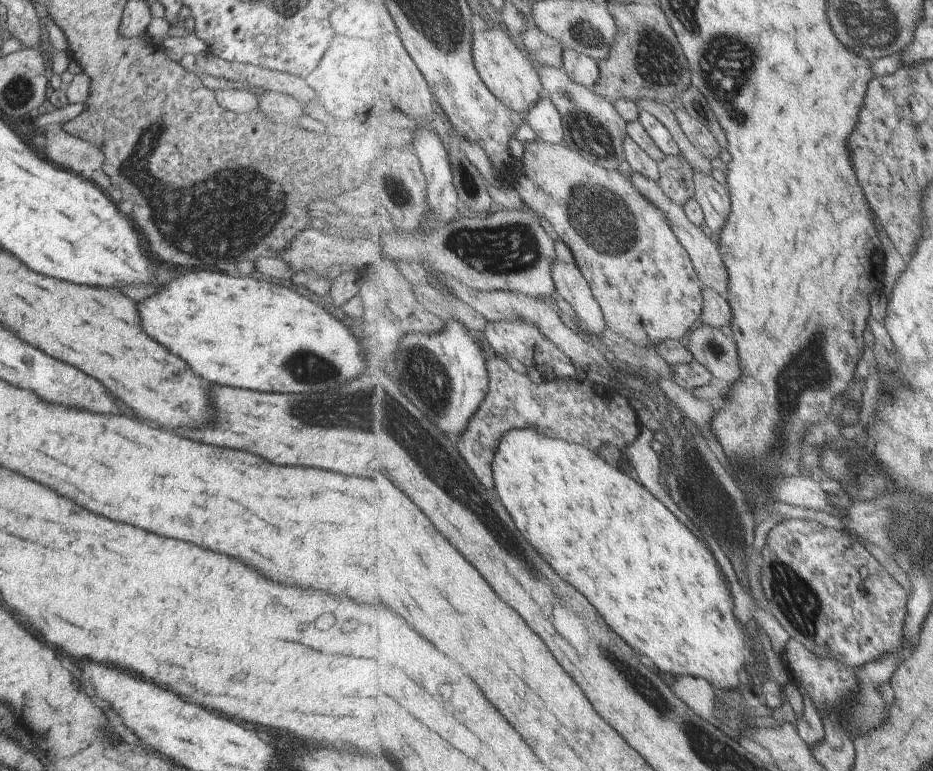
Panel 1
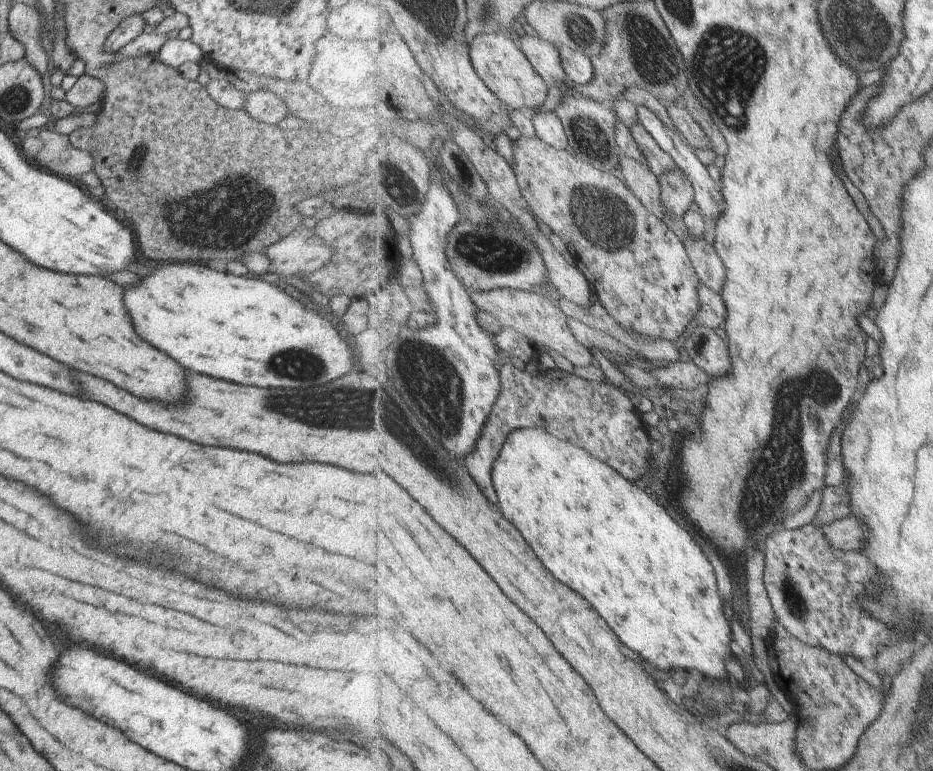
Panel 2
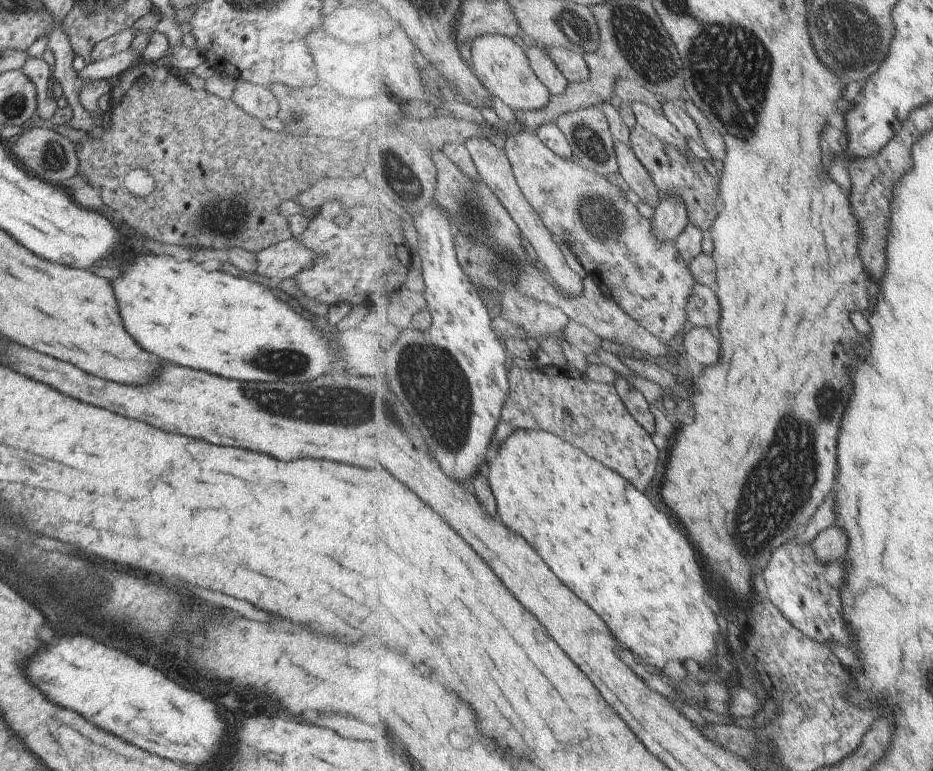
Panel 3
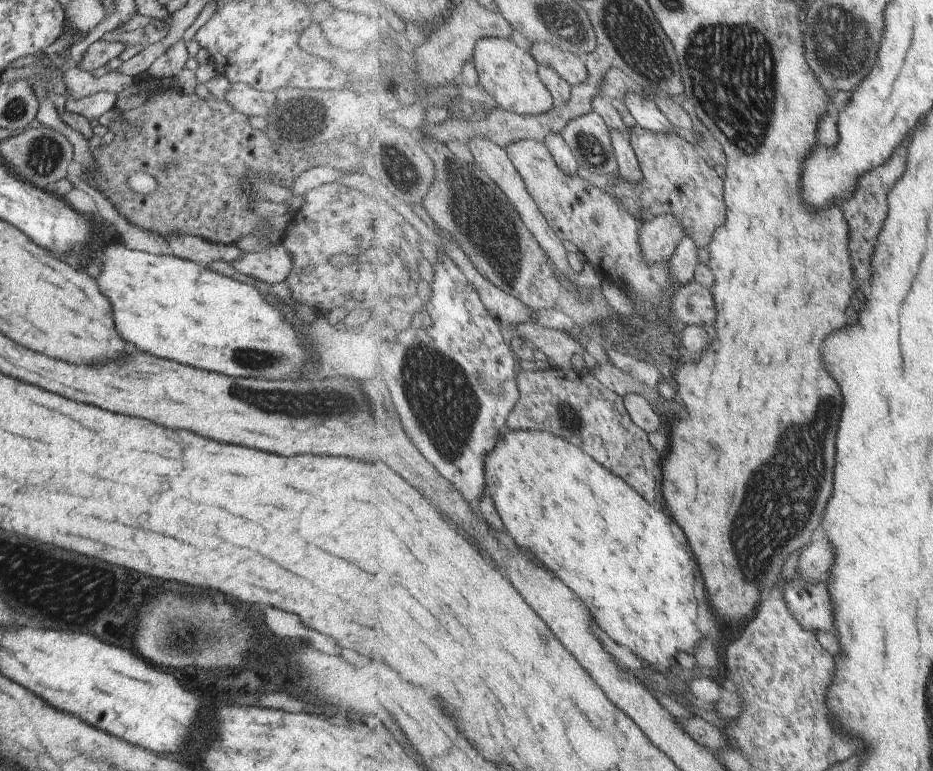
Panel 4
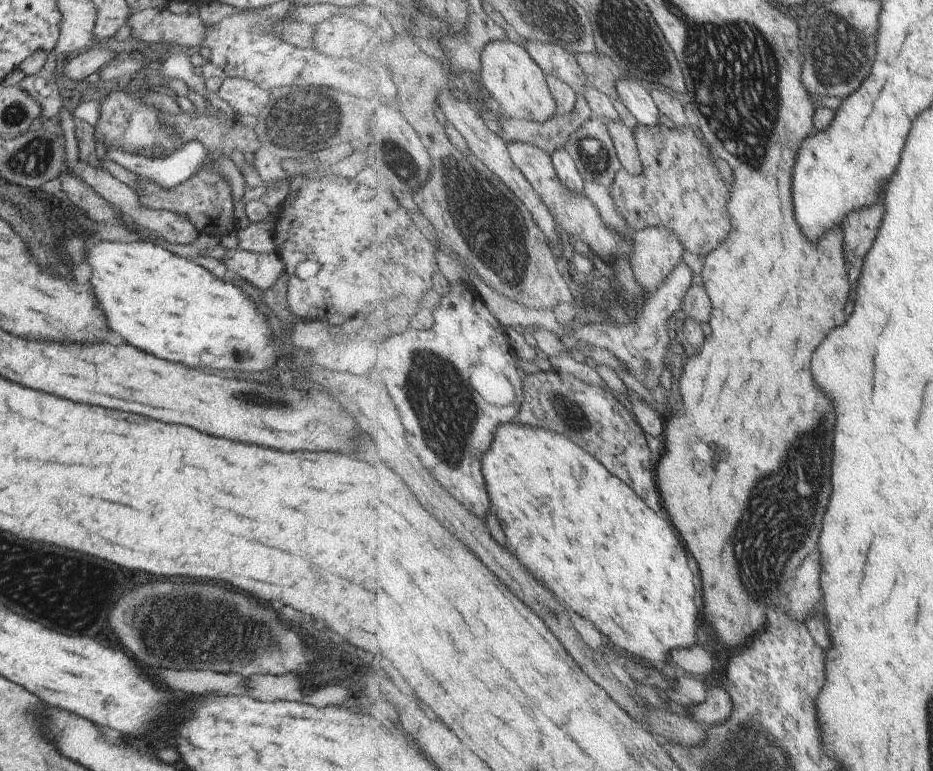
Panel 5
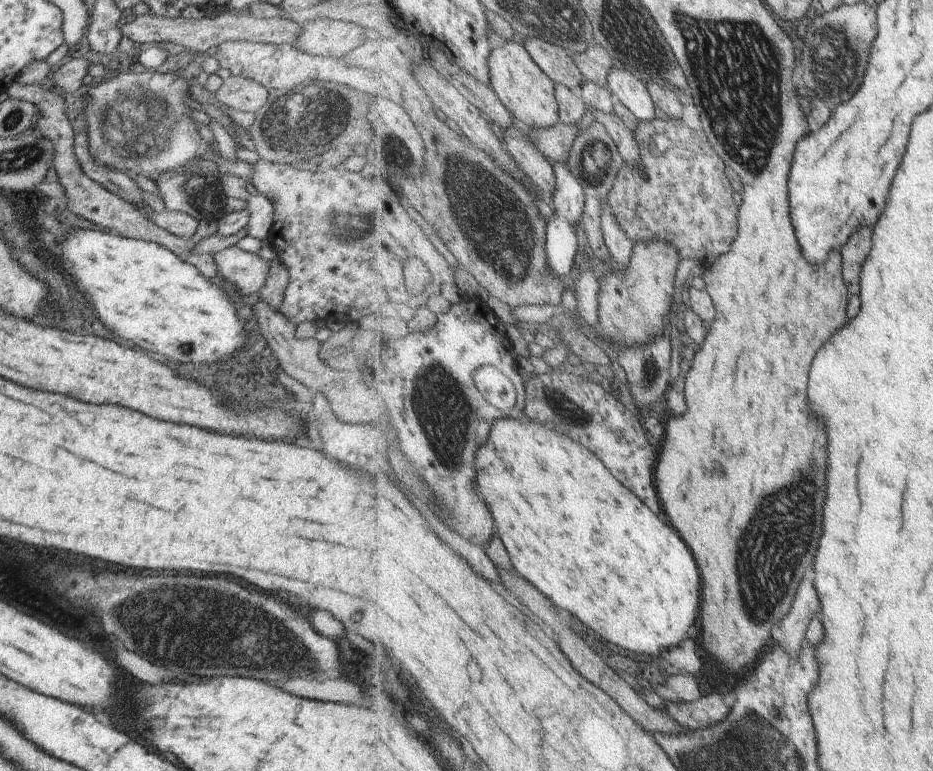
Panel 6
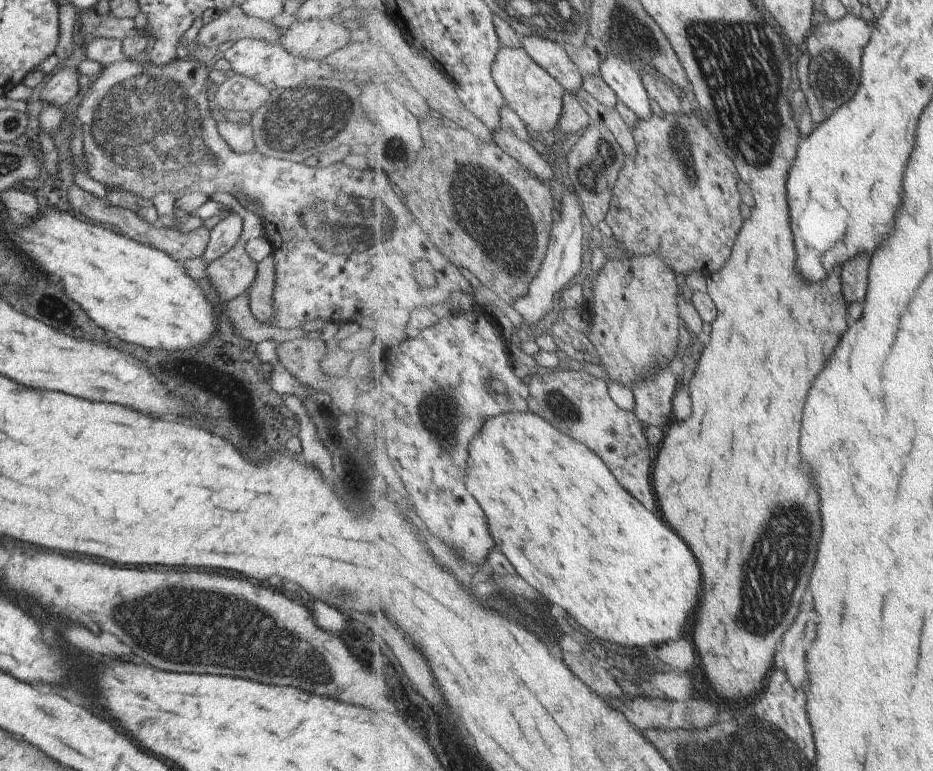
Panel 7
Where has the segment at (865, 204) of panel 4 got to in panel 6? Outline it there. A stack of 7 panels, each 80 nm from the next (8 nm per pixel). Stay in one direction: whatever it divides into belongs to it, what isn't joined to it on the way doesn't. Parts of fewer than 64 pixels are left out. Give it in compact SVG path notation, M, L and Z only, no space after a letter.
M861 230L855 234L855 238L849 240L849 244L843 248L843 274L845 282L849 282L849 292L859 294L859 280L863 272L863 264L869 258L869 252L873 248L873 230Z

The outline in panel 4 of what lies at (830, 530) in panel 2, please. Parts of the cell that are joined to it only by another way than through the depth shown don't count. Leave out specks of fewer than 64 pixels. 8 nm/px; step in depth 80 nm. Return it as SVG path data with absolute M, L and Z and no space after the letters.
M819 528L817 534L815 534L815 540L805 548L803 556L799 558L798 572L805 583L819 584L829 574L829 568L831 568L833 560L835 560L833 546L825 538L823 528Z

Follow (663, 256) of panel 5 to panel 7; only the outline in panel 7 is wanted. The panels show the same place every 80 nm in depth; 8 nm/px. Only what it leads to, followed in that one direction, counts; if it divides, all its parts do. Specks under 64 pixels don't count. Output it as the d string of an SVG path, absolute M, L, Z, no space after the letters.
M625 255L621 260L608 260L599 269L592 282L592 306L584 300L578 308L578 315L590 327L583 334L595 346L600 359L599 365L607 372L609 379L619 381L631 389L651 377L656 370L666 367L673 369L673 360L679 356L681 350L681 330L685 330L686 324L678 305L677 276L674 268L671 269L656 255Z

